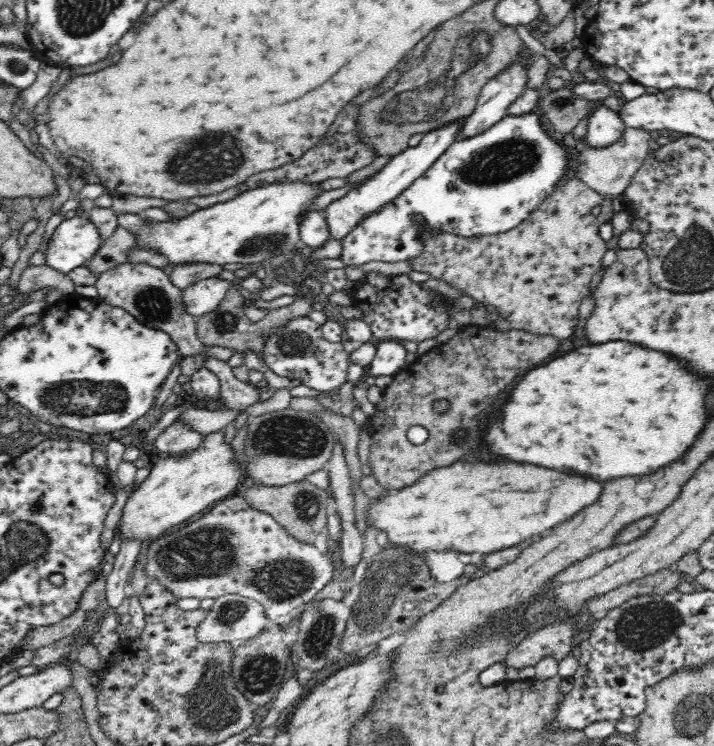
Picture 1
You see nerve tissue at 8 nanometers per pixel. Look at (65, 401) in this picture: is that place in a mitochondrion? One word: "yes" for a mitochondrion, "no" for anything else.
yes

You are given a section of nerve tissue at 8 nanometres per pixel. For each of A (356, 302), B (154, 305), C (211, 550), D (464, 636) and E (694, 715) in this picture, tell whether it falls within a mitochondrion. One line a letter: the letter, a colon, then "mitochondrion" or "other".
A: other
B: mitochondrion
C: mitochondrion
D: other
E: mitochondrion

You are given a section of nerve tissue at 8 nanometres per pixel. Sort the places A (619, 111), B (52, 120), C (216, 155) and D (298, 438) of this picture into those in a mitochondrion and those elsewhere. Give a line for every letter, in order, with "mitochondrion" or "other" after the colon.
A: other
B: other
C: mitochondrion
D: mitochondrion

